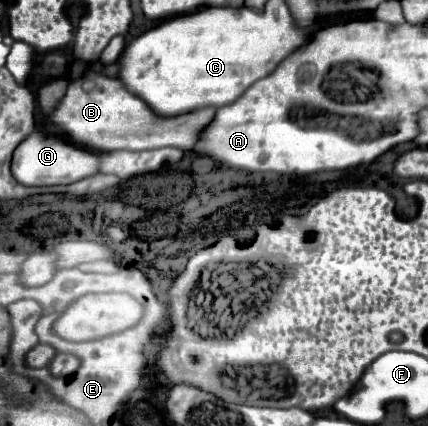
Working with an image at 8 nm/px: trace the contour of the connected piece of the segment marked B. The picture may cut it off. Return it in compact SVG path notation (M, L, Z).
M86 72L70 82L66 96L50 114L56 130L78 146L94 152L112 150L154 150L174 146L182 152L194 152L200 132L212 122L214 106L186 112L180 116L160 116L142 98L128 92L120 78L108 78L98 72Z

